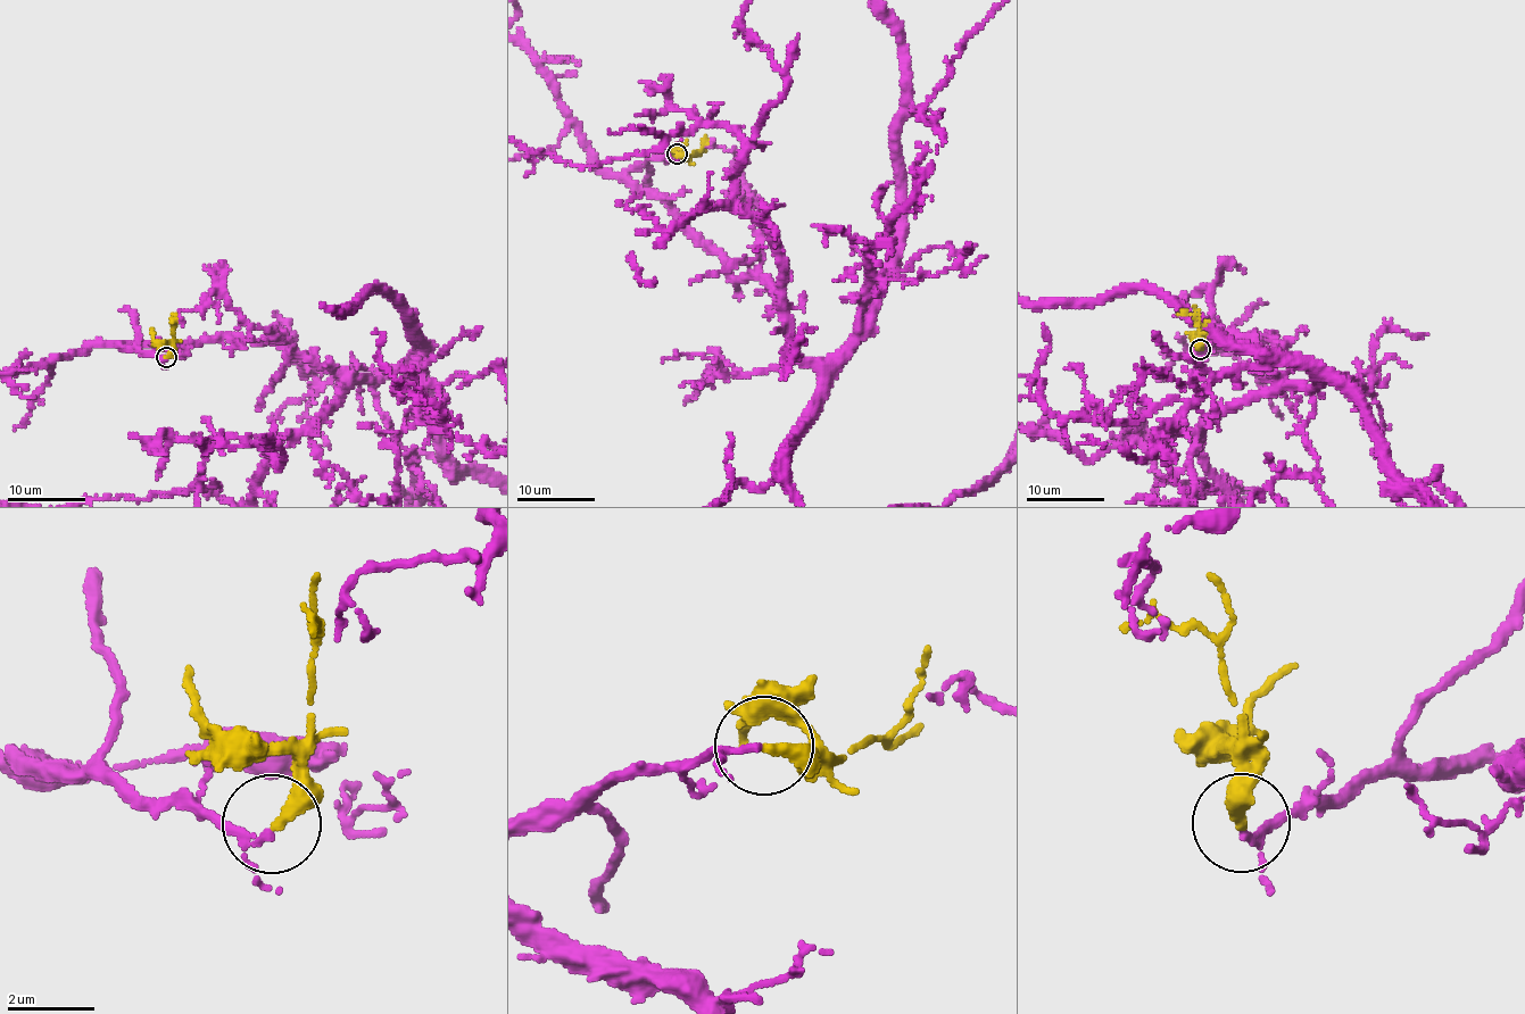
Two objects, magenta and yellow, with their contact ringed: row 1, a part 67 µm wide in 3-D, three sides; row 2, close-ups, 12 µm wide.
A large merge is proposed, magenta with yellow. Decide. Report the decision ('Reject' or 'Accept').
Reject

